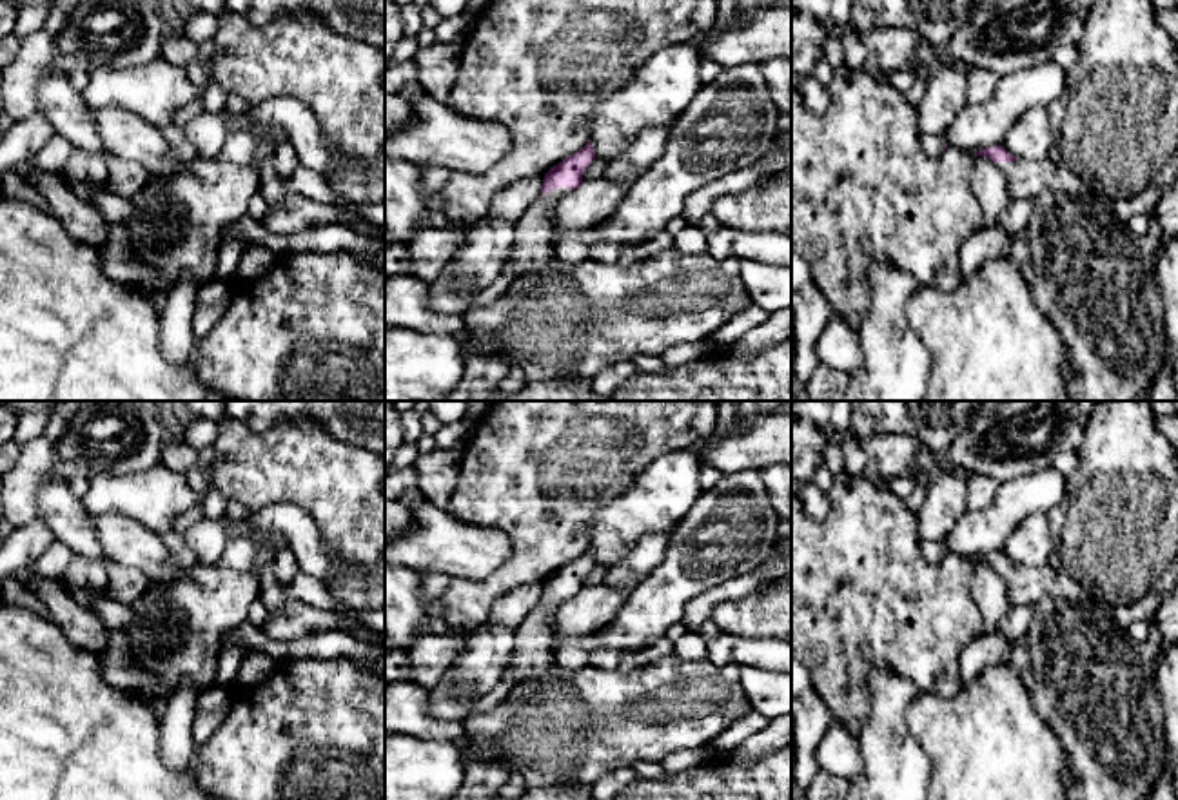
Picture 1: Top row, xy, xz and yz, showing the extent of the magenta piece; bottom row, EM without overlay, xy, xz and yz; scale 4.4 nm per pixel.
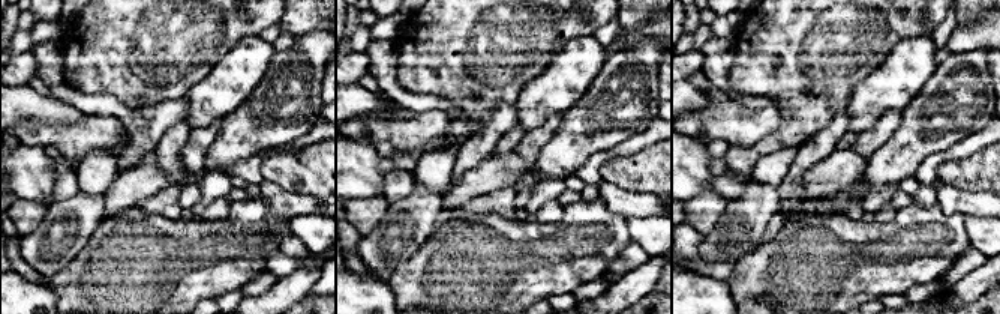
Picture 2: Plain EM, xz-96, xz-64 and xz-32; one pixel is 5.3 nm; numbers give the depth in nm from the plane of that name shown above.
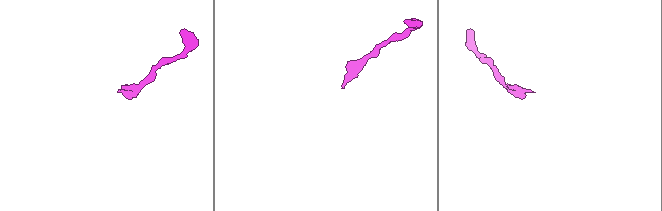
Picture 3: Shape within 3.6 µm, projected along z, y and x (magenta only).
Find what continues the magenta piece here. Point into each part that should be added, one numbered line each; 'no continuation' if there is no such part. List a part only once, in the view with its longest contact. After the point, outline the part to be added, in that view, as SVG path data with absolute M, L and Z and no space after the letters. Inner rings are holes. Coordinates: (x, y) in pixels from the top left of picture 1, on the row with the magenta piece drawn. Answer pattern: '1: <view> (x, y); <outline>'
1: xz (530, 253); M557 187L539 198L512 225L514 243L506 252L503 270L514 274L514 279L526 274L545 272L554 263L554 210L570 192L568 187Z

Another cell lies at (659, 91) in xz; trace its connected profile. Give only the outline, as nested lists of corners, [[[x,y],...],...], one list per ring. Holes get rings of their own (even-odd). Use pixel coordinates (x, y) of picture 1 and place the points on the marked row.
[[[670,45],[657,51],[644,62],[626,85],[614,91],[599,102],[590,120],[590,141],[597,158],[612,160],[628,151],[632,141],[646,129],[672,125],[684,109],[693,102],[702,87],[701,62],[702,54],[697,45]]]

